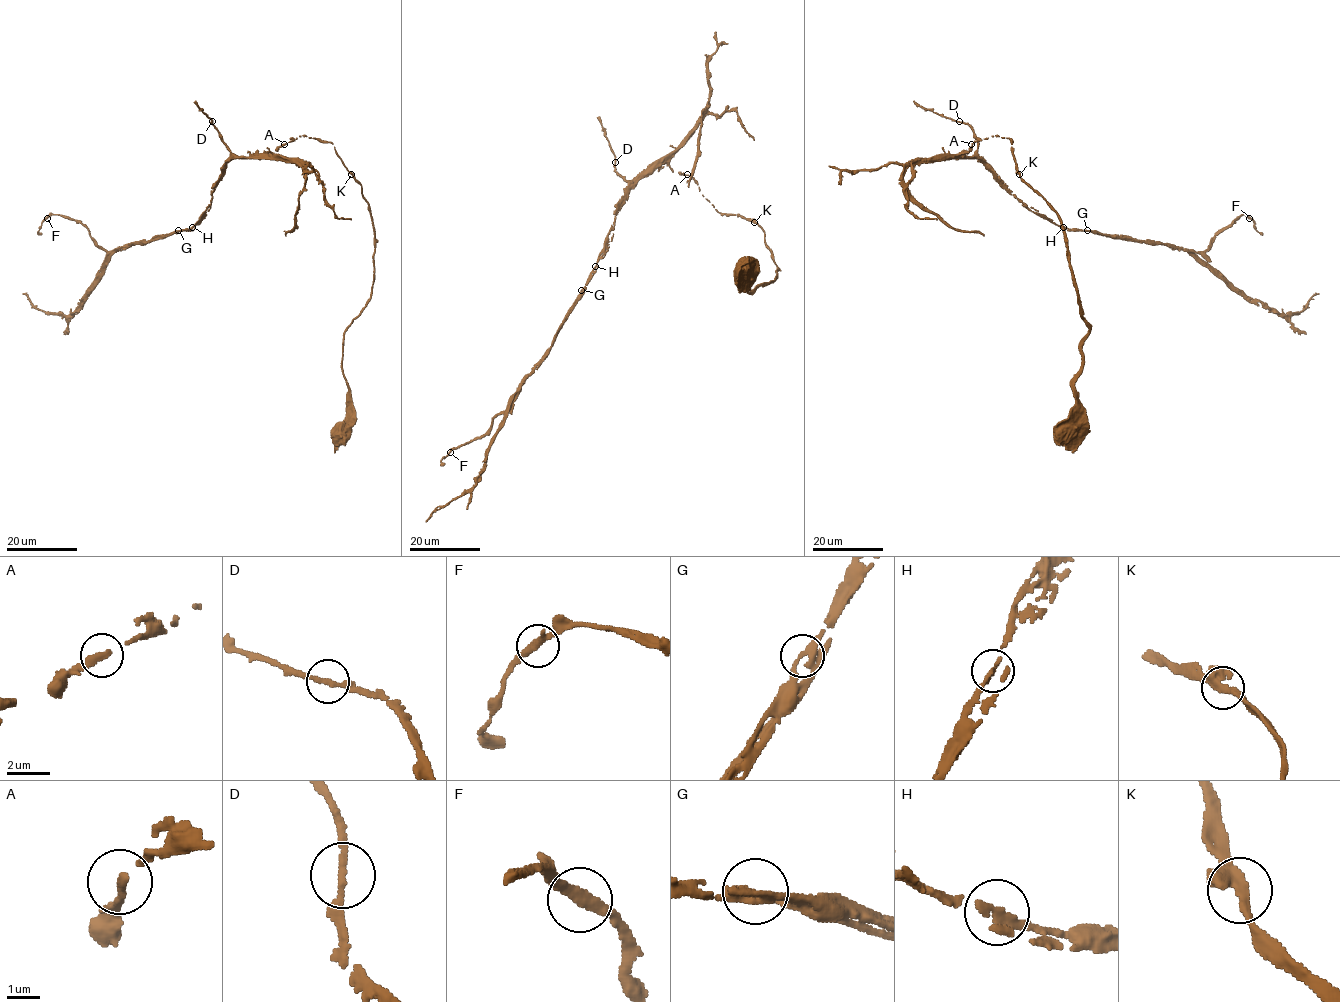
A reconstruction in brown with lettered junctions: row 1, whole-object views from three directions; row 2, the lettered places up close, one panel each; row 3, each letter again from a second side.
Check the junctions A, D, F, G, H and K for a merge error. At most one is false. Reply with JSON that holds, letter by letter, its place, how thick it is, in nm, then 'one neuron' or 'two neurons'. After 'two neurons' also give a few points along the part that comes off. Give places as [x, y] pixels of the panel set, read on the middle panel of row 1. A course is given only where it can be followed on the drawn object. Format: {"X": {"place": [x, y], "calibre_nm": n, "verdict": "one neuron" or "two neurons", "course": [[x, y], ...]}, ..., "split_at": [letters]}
{"A": {"place": [687, 174], "calibre_nm": 220, "verdict": "one neuron"}, "D": {"place": [615, 162], "calibre_nm": 200, "verdict": "one neuron"}, "F": {"place": [450, 452], "calibre_nm": 240, "verdict": "one neuron"}, "G": {"place": [581, 290], "calibre_nm": 200, "verdict": "one neuron"}, "H": {"place": [595, 266], "calibre_nm": 170, "verdict": "one neuron"}, "K": {"place": [754, 222], "calibre_nm": 280, "verdict": "one neuron"}, "split_at": []}

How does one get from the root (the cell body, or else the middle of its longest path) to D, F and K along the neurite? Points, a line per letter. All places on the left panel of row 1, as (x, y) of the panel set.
D: (339, 431), (351, 411), (343, 336), (373, 282), (362, 186), (330, 142), (302, 135), (235, 156), (212, 122)
F: (339, 431), (374, 227), (331, 143), (233, 157), (191, 227), (113, 251), (47, 218)
K: (339, 431), (351, 411), (341, 367), (343, 336), (370, 298), (373, 282), (371, 210), (351, 174)

